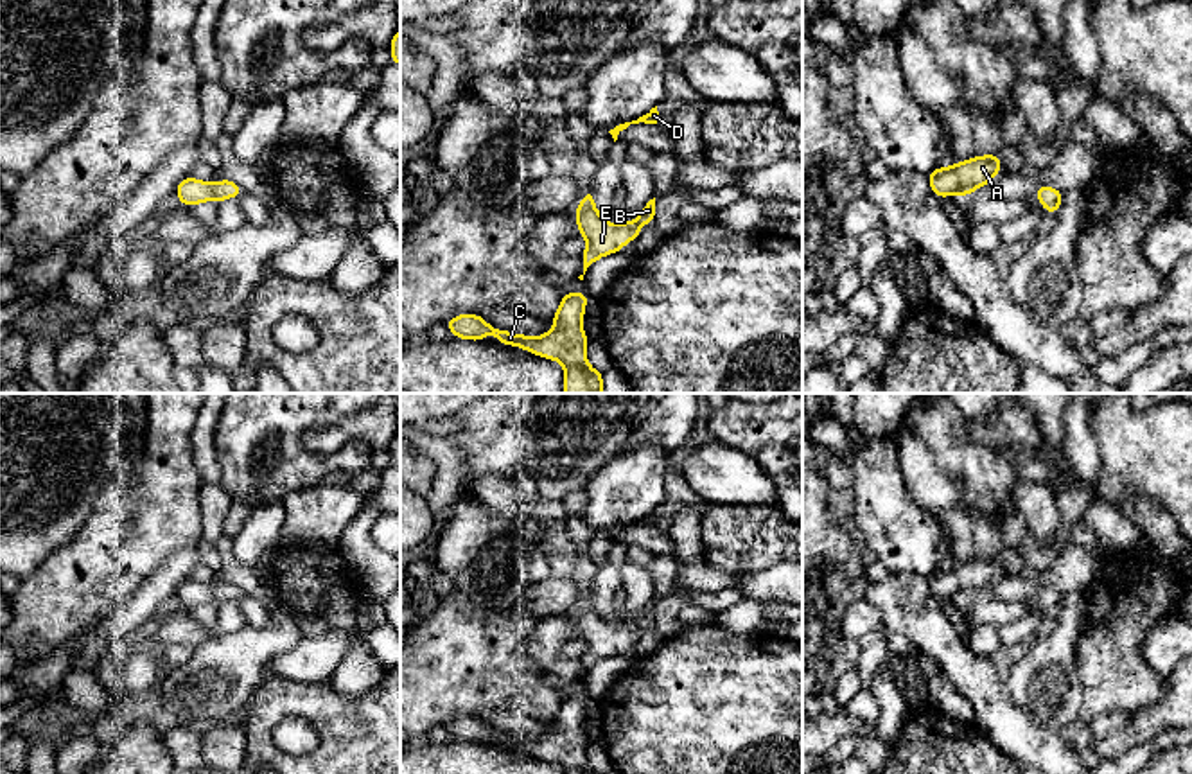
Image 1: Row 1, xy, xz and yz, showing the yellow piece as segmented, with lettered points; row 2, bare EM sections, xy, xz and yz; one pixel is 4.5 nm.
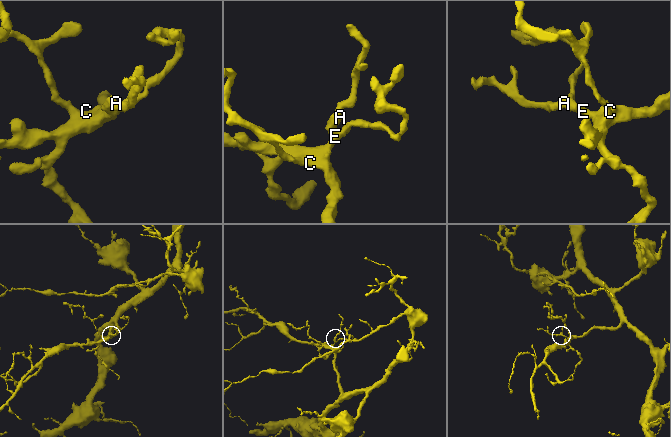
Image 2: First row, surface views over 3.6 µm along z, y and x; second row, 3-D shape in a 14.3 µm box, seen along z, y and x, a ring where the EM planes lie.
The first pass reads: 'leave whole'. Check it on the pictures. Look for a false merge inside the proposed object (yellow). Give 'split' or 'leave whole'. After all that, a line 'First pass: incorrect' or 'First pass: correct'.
leave whole
First pass: correct

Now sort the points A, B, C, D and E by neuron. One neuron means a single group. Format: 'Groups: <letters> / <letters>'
Groups: A B C D E

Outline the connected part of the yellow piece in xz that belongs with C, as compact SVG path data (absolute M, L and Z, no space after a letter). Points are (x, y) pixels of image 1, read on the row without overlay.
M564 695L564 700L551 722L553 733L544 738L522 738L501 733L486 726L478 715L458 717L445 724L454 740L483 743L486 736L494 736L499 747L524 751L535 758L553 761L564 767L564 774L598 774L587 763L587 743L582 731L585 717L587 695Z

